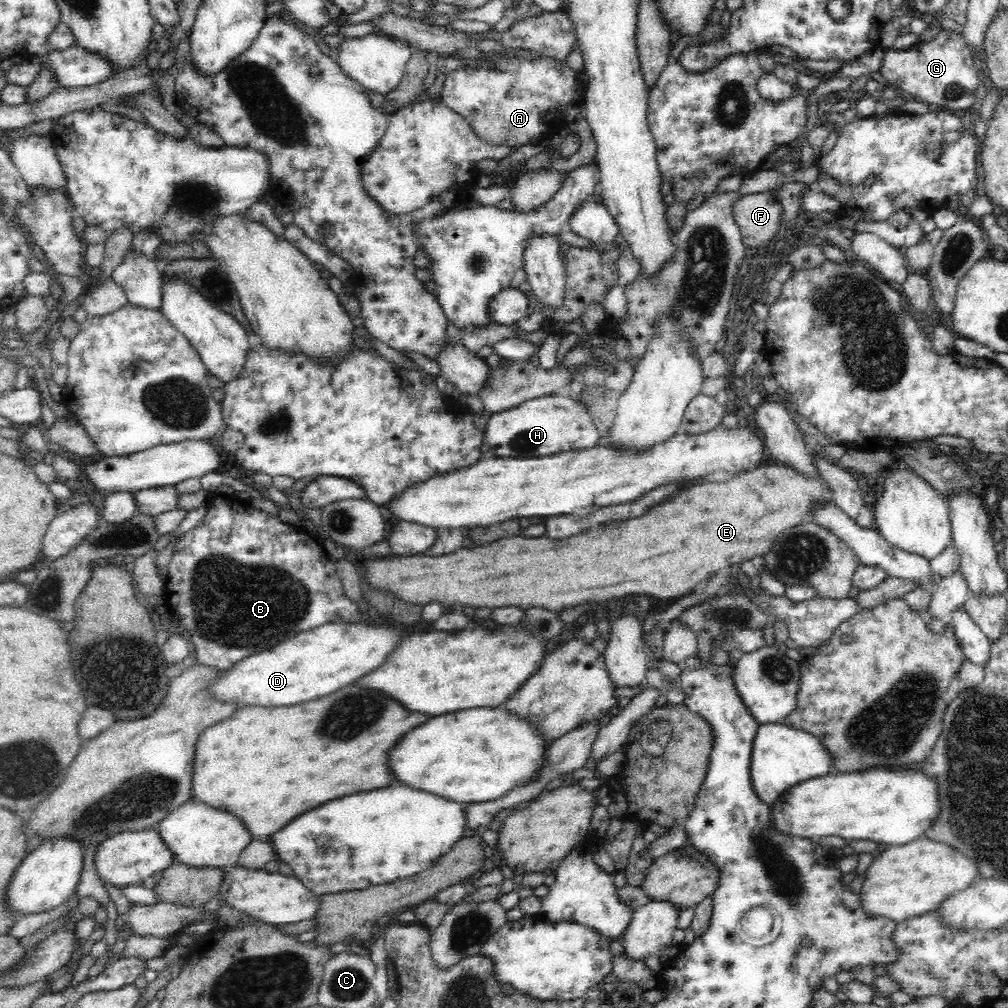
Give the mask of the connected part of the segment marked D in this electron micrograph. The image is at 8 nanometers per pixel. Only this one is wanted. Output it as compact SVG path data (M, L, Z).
M346 622L326 623L318 628L295 634L270 650L247 656L228 670L221 670L216 682L212 684L212 696L218 701L229 702L237 707L294 706L320 699L321 696L332 694L339 688L352 684L364 674L372 672L374 668L378 668L402 638L404 638L404 630L386 624L368 626L368 624Z

